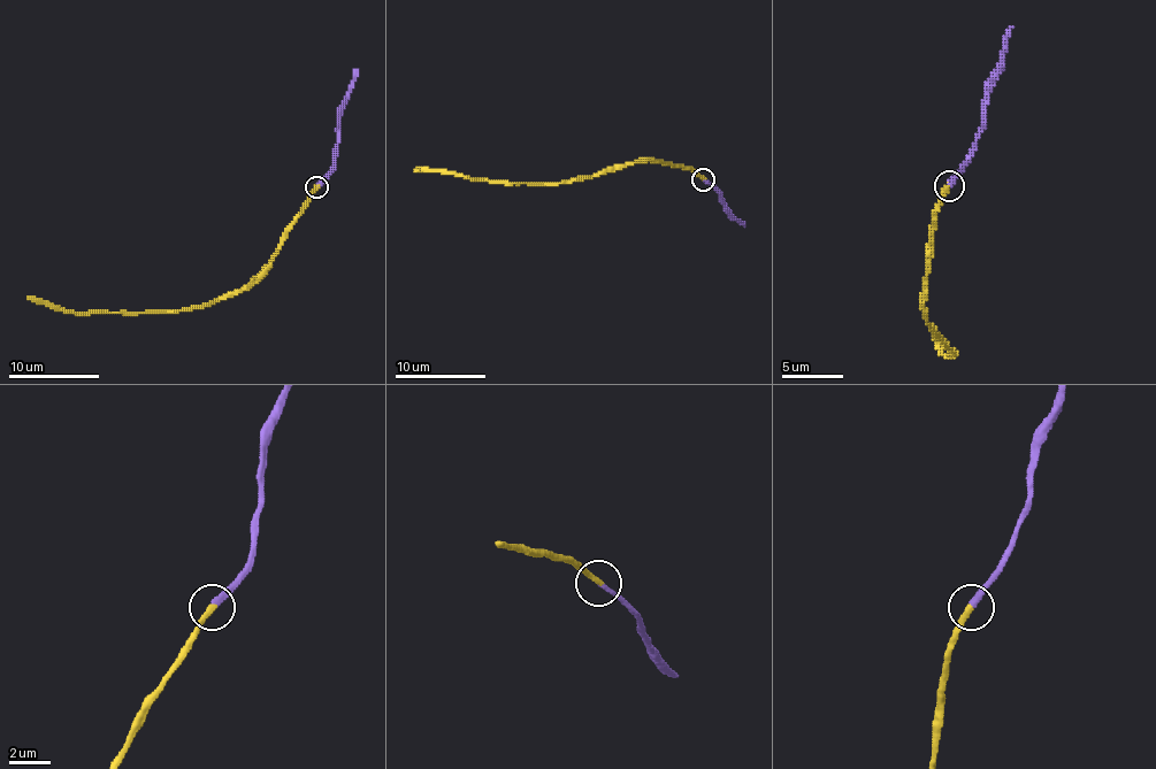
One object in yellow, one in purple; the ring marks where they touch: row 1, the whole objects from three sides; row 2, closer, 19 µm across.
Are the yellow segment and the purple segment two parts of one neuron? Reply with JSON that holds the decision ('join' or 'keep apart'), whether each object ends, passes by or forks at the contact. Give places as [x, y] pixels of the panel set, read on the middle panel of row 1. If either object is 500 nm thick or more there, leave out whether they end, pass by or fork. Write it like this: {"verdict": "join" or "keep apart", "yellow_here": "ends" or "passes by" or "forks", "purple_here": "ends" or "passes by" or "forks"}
{"verdict": "join", "yellow_here": "ends", "purple_here": "ends"}

